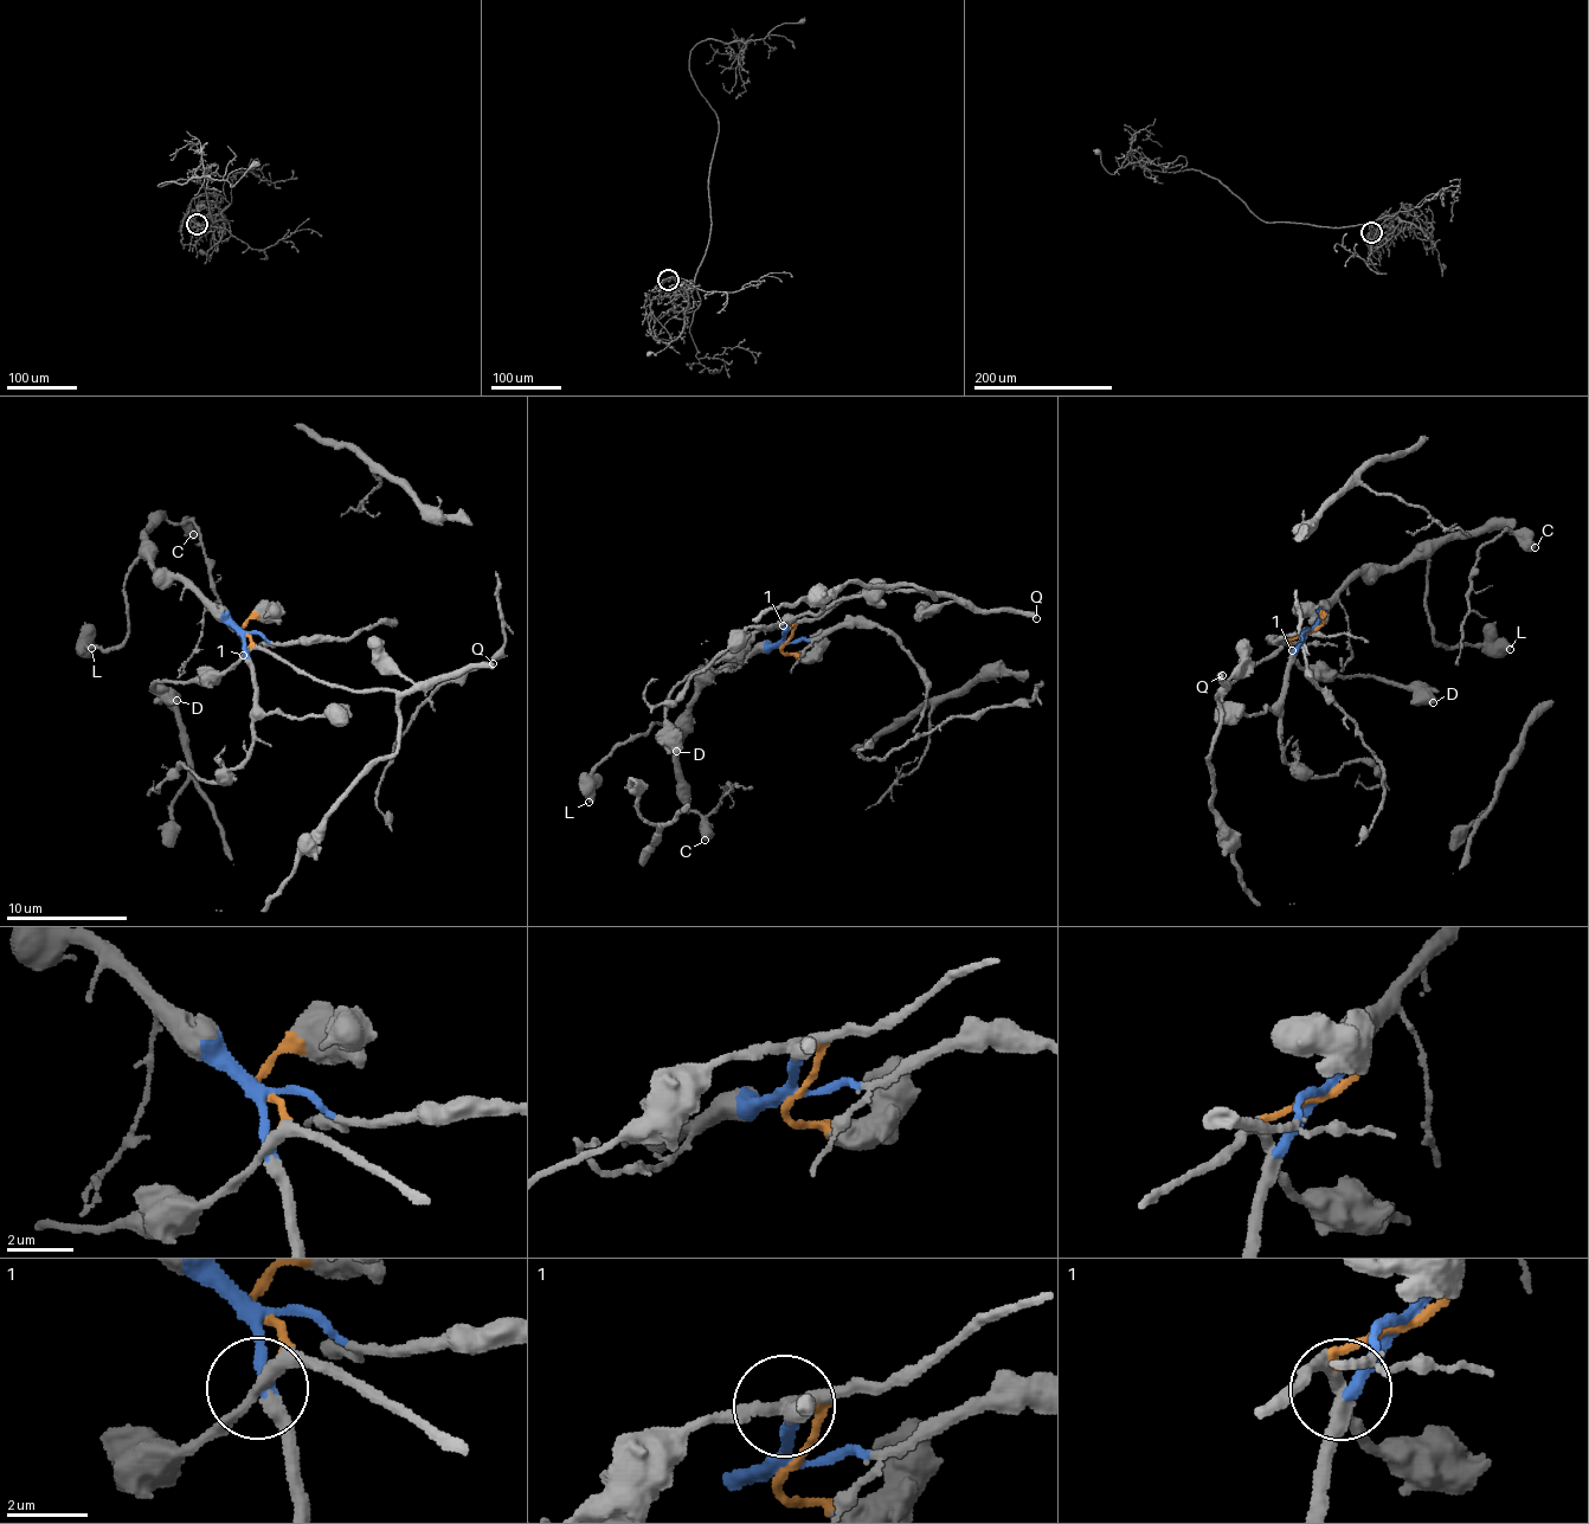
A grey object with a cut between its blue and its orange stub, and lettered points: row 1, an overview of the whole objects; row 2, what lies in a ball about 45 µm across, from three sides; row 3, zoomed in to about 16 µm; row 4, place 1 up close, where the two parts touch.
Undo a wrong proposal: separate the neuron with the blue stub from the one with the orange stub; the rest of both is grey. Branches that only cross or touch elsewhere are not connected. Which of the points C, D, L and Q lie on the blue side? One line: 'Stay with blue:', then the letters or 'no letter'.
Stay with blue: C, L

